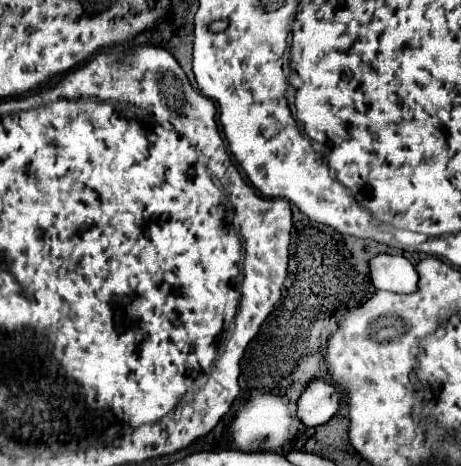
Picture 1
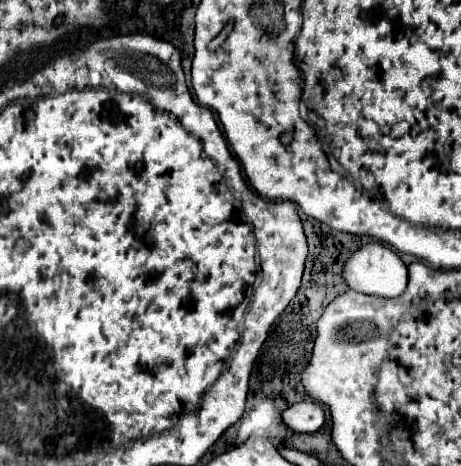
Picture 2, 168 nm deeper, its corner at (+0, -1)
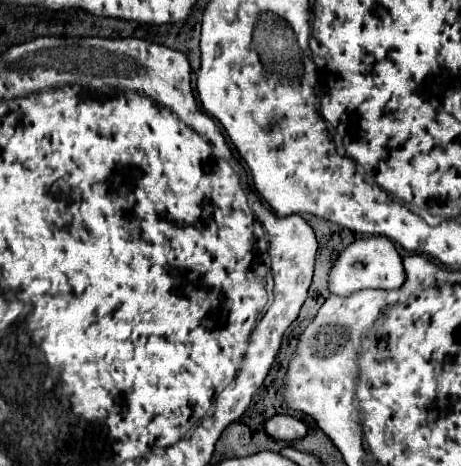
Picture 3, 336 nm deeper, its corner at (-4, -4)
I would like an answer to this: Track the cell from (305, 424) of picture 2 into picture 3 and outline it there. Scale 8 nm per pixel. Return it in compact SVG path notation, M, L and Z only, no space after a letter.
M274 415L264 423L264 431L274 441L296 441L302 439L308 427L290 415Z

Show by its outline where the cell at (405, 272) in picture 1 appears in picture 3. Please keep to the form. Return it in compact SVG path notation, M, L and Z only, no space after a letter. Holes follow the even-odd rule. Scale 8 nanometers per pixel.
M364 237L350 243L344 251L340 251L328 275L328 291L334 295L352 295L362 289L398 289L404 283L404 267L402 259L392 241L384 237ZM354 263L364 263L364 269L358 269Z

